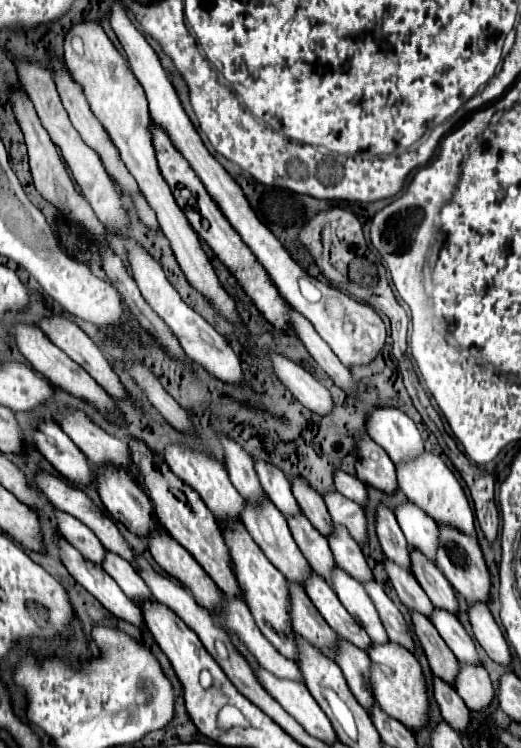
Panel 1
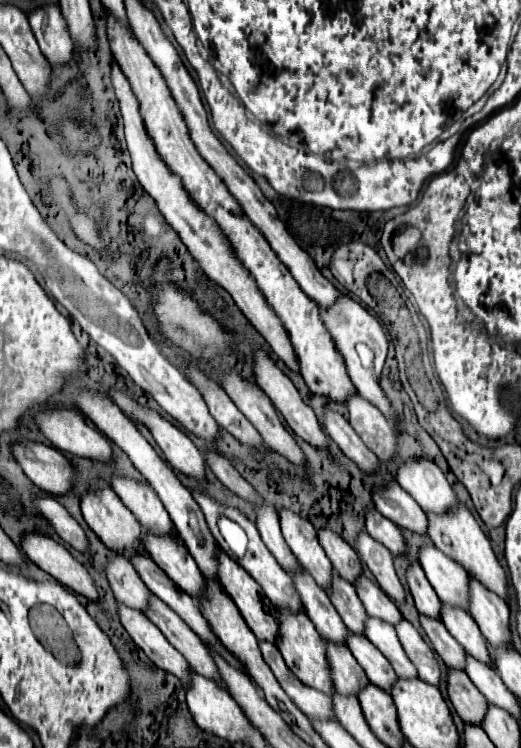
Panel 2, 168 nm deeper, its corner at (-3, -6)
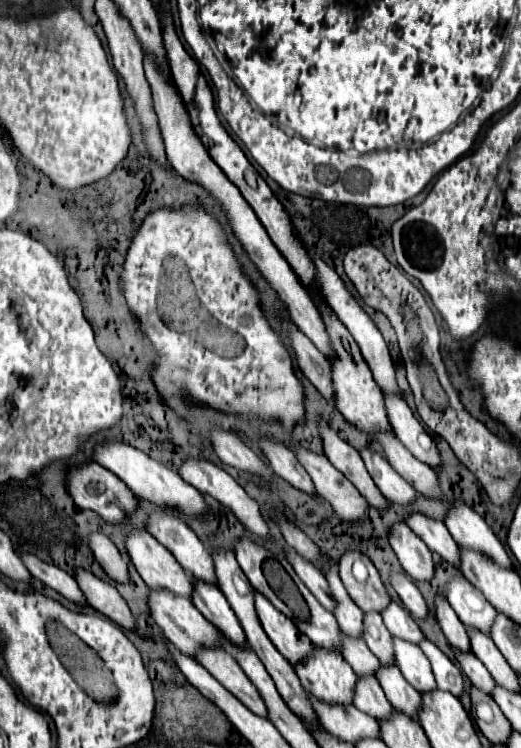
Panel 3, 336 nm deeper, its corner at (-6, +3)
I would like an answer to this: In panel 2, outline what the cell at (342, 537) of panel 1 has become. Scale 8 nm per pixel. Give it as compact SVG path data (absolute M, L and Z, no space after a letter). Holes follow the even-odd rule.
M366 576L358 578L356 592L358 592L358 596L360 596L360 600L370 616L376 616L392 626L396 626L402 620L402 614L396 608L396 604L382 592L382 588L378 584L368 580Z

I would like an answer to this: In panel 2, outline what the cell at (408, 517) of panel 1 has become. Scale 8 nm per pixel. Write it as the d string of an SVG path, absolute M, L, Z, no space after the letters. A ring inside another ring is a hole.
M434 546L420 548L420 564L438 598L452 608L468 612L468 574L464 568Z

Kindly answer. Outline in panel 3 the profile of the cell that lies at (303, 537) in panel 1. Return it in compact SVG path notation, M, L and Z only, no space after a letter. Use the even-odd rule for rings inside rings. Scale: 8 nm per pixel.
M369 611L363 615L363 639L371 653L381 663L393 661L393 647L391 647L391 633L383 625L383 619L377 611Z

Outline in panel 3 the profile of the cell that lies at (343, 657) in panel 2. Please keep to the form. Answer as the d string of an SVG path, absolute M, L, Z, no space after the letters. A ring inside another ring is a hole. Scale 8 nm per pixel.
M363 675L357 679L357 685L353 689L353 705L375 719L385 719L393 709L373 675Z

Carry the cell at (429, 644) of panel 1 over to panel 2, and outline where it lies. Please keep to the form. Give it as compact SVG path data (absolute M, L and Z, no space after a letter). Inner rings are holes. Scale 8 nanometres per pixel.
M450 670L448 674L448 696L452 706L456 708L458 716L466 724L480 726L480 720L484 720L484 708L488 708L488 702L484 704L484 696L478 692L478 688L468 680L468 676L460 670Z

